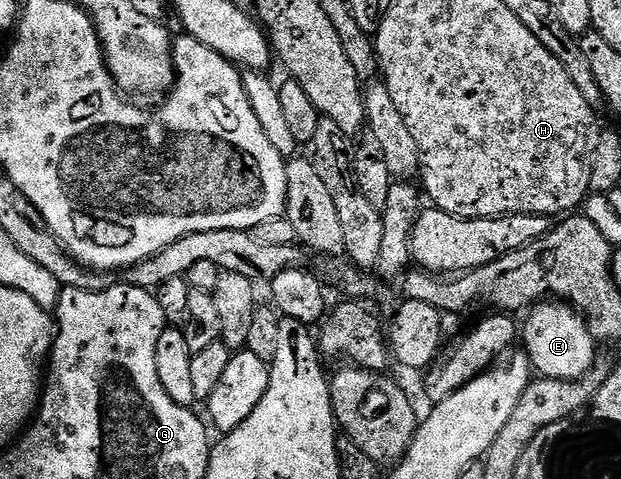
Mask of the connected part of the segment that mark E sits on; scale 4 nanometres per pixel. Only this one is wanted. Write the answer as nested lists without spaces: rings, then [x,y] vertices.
[[[544,300],[530,311],[525,342],[534,369],[544,378],[581,378],[591,372],[597,361],[597,343],[587,326],[587,319],[563,300]]]

